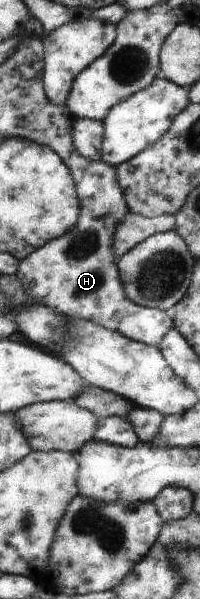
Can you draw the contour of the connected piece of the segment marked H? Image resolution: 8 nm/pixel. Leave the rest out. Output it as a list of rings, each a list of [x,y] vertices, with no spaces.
[[[90,160],[77,185],[78,194],[81,195],[81,216],[77,224],[62,237],[48,242],[40,250],[35,249],[29,257],[20,261],[16,276],[37,302],[57,314],[79,317],[126,338],[158,347],[165,335],[174,328],[173,320],[165,311],[131,302],[119,278],[113,242],[117,226],[124,221],[129,210],[120,188],[116,167],[104,160]]]

